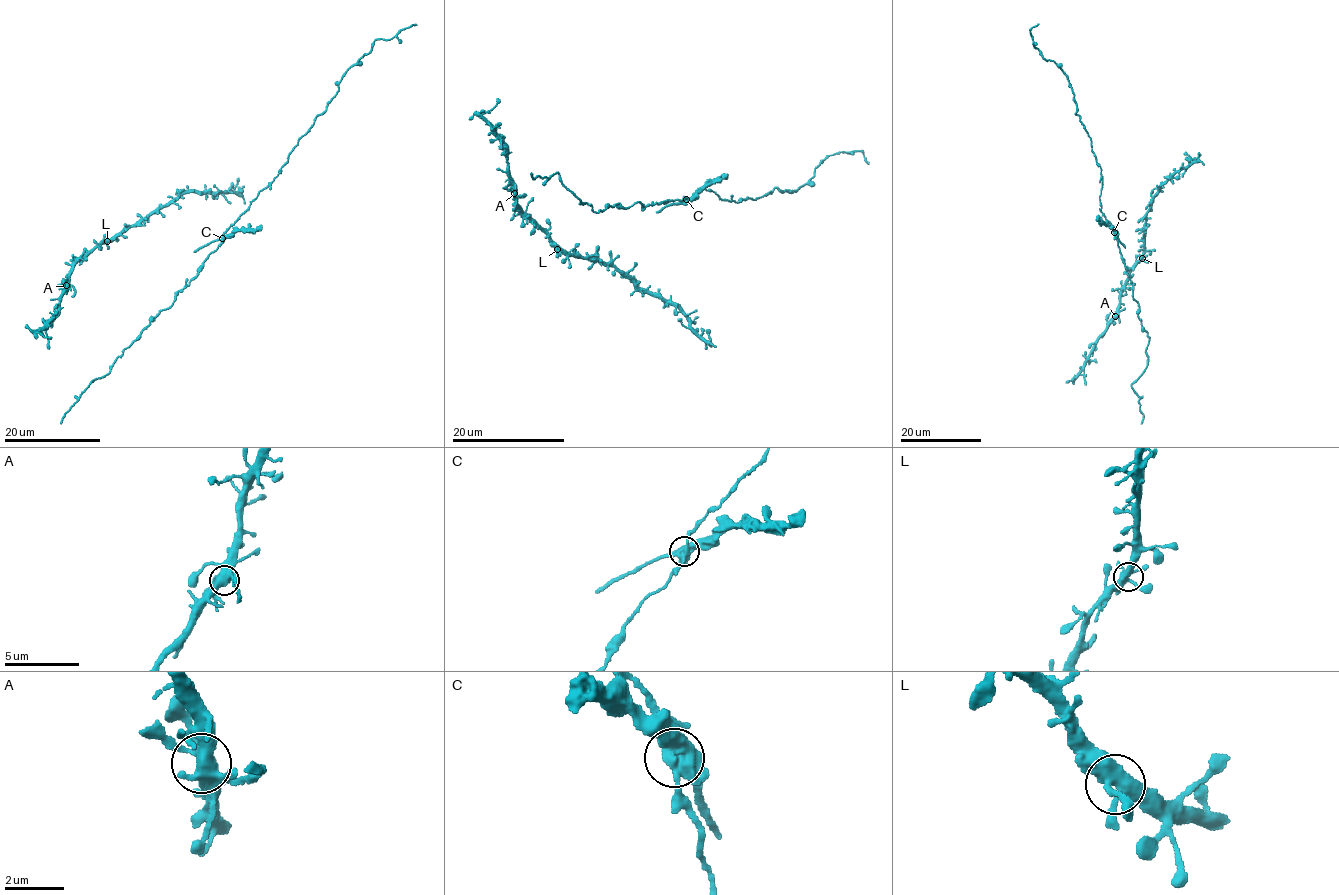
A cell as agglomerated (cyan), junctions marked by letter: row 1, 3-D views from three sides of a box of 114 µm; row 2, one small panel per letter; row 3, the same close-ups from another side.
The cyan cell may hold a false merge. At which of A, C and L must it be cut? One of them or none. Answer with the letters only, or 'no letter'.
C

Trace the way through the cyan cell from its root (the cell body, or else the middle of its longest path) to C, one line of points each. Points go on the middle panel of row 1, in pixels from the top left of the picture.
C: (672, 205), (686, 199)

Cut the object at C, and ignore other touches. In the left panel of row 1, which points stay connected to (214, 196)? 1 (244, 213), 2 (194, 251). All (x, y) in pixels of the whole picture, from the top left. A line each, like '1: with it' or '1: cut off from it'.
1: with it
2: cut off from it

